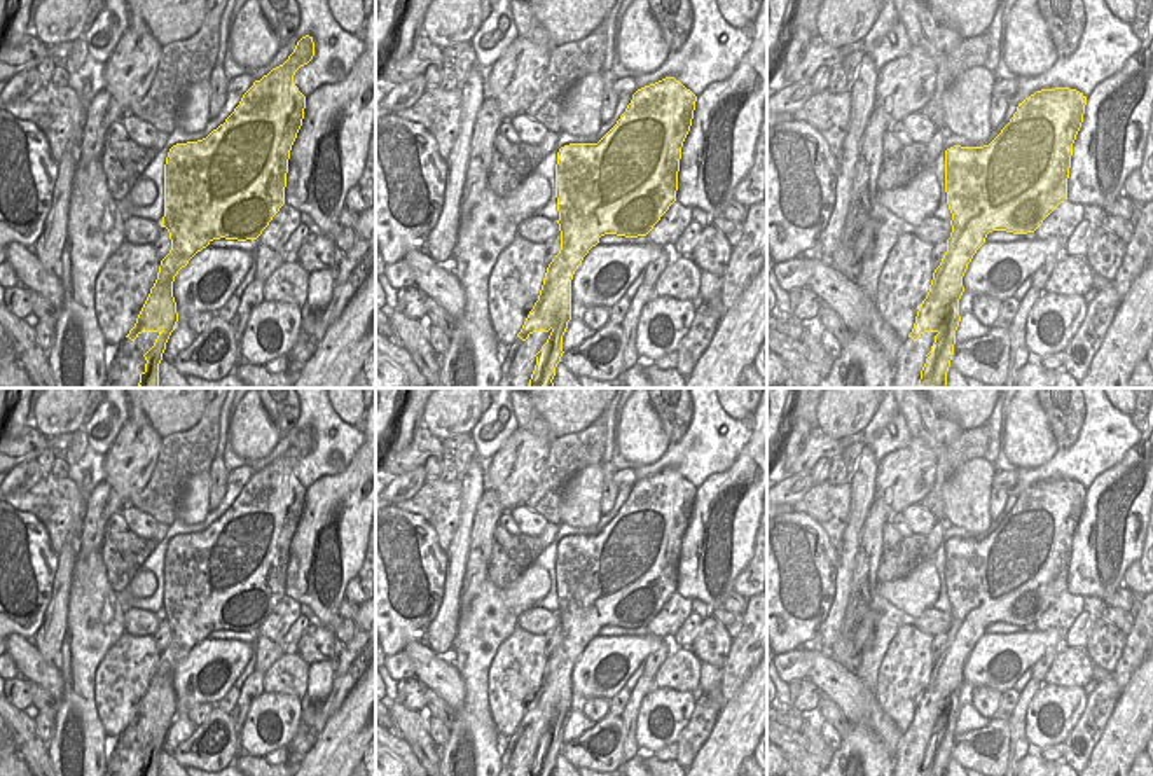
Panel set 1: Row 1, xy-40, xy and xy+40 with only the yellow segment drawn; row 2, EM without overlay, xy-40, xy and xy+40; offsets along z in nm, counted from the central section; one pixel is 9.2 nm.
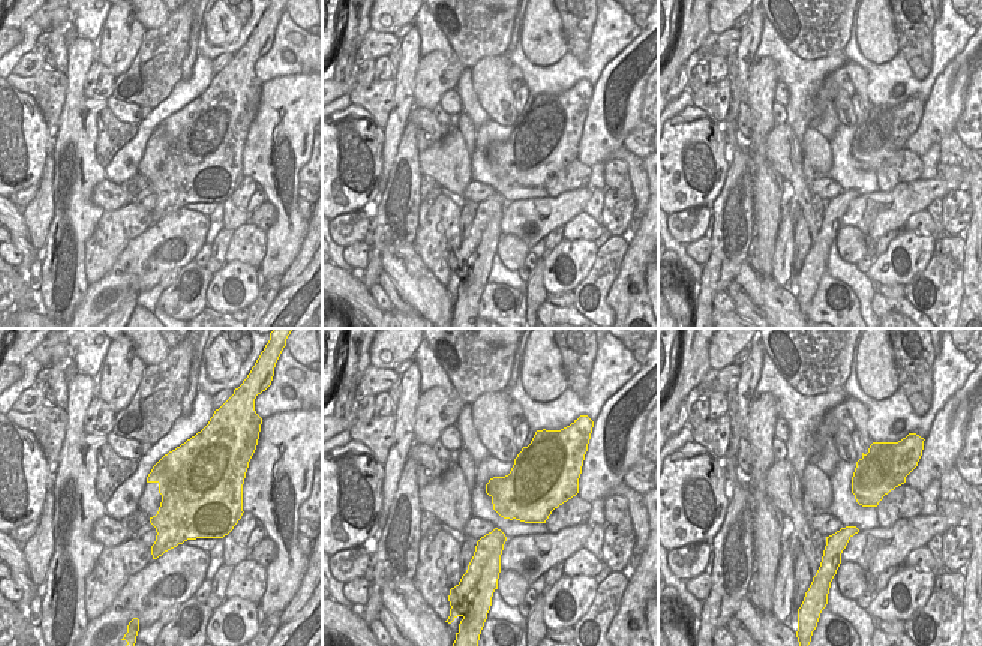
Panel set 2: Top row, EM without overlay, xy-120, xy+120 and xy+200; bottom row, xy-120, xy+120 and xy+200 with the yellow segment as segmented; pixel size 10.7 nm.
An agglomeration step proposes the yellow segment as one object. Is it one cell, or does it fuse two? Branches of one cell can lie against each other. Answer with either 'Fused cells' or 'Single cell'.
Fused cells.

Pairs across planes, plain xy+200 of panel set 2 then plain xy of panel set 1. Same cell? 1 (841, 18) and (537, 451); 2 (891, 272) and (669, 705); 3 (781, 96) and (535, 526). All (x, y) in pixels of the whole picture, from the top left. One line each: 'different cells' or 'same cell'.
1: different cells
2: same cell
3: same cell

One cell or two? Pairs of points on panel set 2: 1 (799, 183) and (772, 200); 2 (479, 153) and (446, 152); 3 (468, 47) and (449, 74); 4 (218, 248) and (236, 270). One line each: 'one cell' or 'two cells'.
1: two cells
2: two cells
3: two cells
4: two cells

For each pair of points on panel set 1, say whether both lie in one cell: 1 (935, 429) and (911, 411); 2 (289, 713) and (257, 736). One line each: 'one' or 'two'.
1: one
2: one

